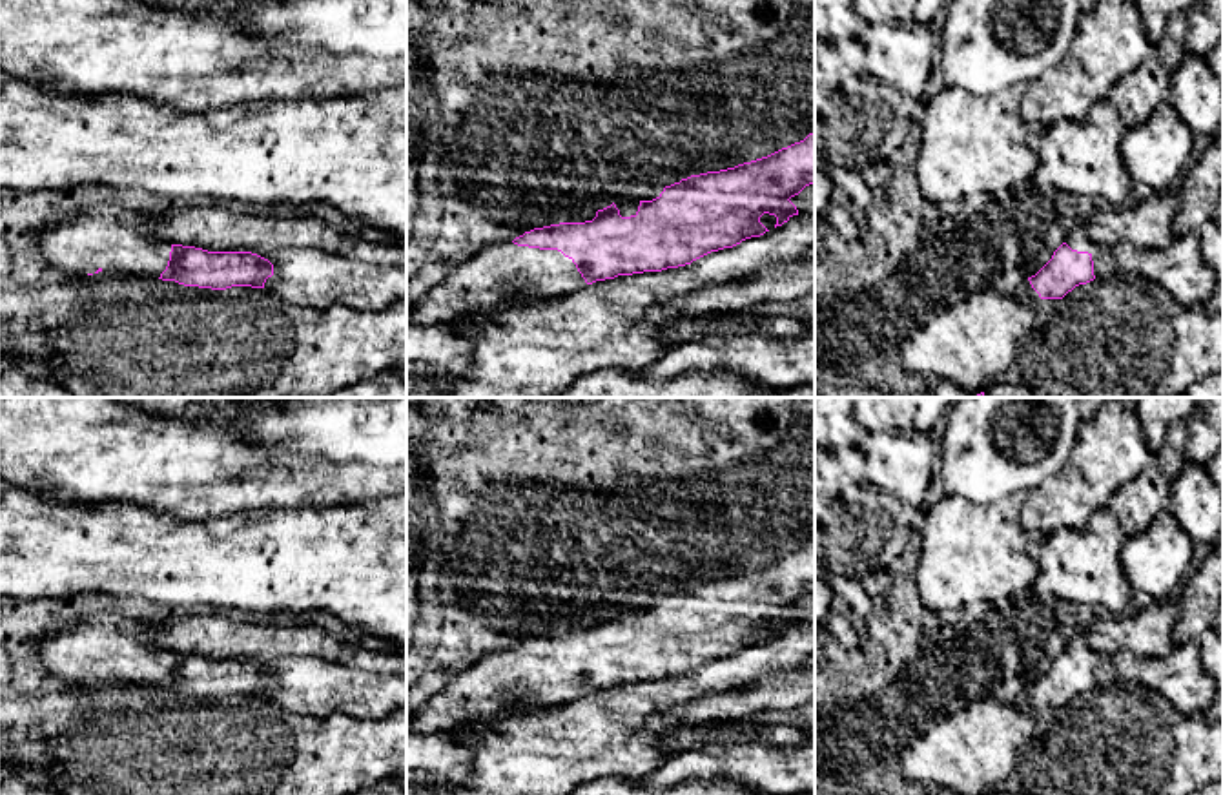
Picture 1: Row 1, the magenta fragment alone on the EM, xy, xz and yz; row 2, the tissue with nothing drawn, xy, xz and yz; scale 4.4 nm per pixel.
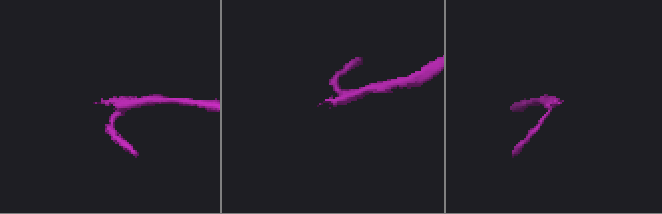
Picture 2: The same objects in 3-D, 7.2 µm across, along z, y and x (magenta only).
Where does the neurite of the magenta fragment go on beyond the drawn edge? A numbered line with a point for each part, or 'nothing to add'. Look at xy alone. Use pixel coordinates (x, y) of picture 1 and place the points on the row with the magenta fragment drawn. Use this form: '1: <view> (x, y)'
1: xy (106, 236)

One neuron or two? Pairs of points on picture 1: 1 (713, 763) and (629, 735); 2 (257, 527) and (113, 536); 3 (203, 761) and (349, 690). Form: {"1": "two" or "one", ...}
{"1": "two", "2": "one", "3": "two"}

